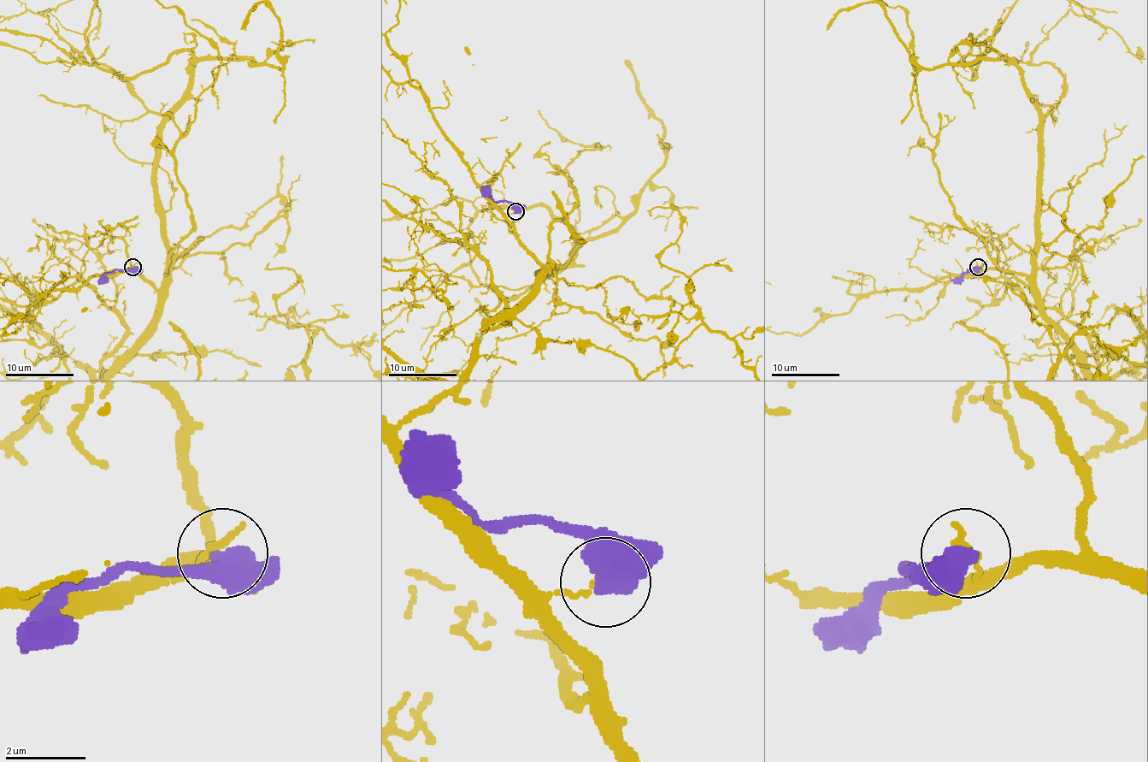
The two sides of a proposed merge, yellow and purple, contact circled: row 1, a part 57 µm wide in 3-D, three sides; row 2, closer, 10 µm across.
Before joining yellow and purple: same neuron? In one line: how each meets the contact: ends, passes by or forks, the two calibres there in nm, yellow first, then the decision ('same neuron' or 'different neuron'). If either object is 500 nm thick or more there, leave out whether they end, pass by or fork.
calibres 190 and 750 nm; different neuron

